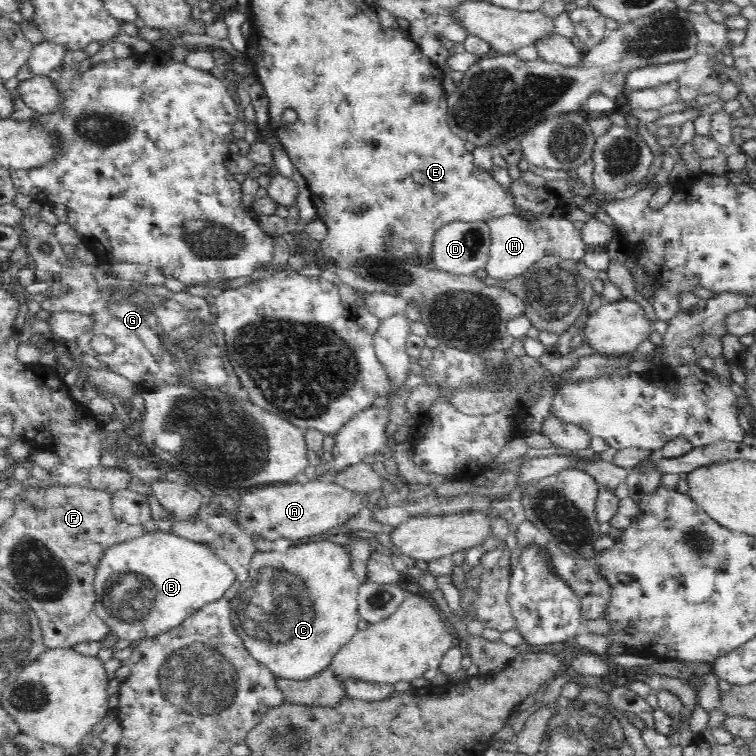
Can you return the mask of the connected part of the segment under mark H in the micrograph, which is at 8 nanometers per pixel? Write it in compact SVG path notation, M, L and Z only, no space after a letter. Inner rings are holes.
M522 179L512 182L511 194L514 196L514 207L520 214L496 216L487 223L491 245L485 270L491 280L510 282L545 257L556 256L576 262L583 260L586 245L582 241L581 231L566 219L567 207L564 203L548 192L547 188L535 188ZM525 215L536 220L527 220Z

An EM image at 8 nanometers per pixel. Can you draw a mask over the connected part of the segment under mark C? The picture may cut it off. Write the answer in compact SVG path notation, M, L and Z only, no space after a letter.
M326 538L291 545L288 552L257 551L250 563L249 578L242 583L238 598L231 602L232 622L251 656L268 666L275 676L307 680L330 667L334 656L359 630L359 588L352 568L352 555L347 545L332 543Z

